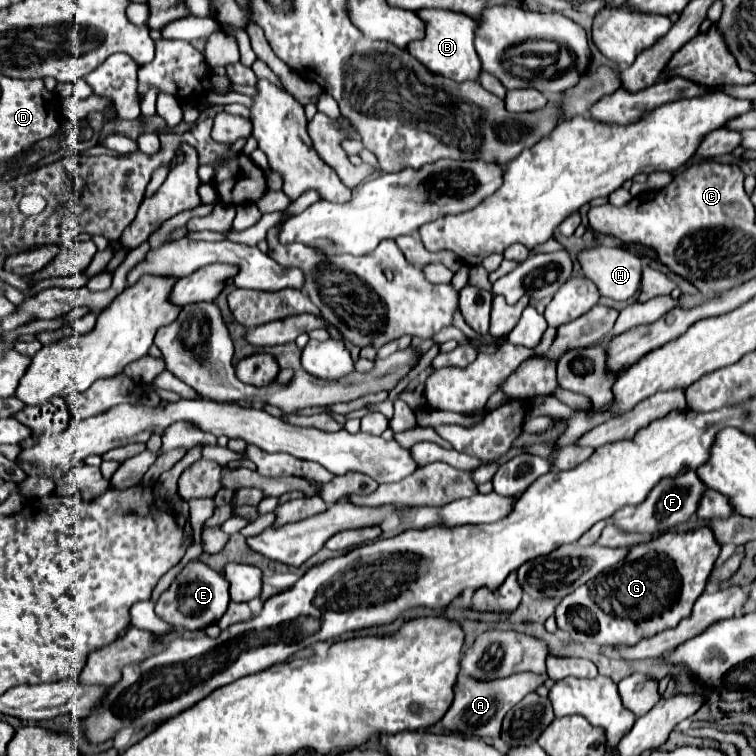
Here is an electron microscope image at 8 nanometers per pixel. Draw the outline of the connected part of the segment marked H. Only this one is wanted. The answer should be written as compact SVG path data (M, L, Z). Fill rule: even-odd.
M595 246L579 254L581 268L593 280L601 296L613 300L629 300L641 288L643 262L623 248Z

